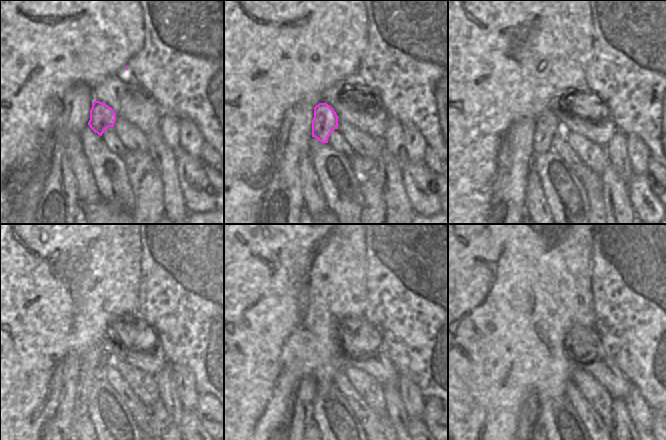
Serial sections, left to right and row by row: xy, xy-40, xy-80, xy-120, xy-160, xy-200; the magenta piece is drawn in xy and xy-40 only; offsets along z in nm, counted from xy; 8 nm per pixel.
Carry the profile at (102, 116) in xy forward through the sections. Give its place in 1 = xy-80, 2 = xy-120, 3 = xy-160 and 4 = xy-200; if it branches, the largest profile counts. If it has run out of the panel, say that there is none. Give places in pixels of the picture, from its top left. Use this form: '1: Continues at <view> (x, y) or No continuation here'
1: Continues at xy-80 (548, 124)
2: Continues at xy-120 (89, 373)
3: Continues at xy-160 (304, 400)
4: Continues at xy-200 (527, 418)

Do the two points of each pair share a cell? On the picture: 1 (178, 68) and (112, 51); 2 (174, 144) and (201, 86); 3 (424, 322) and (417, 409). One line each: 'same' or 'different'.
1: different
2: different
3: different

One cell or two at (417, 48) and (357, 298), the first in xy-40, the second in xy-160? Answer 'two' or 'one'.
two

